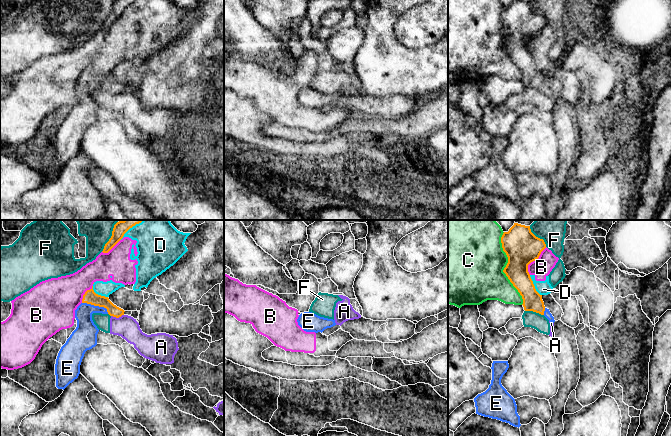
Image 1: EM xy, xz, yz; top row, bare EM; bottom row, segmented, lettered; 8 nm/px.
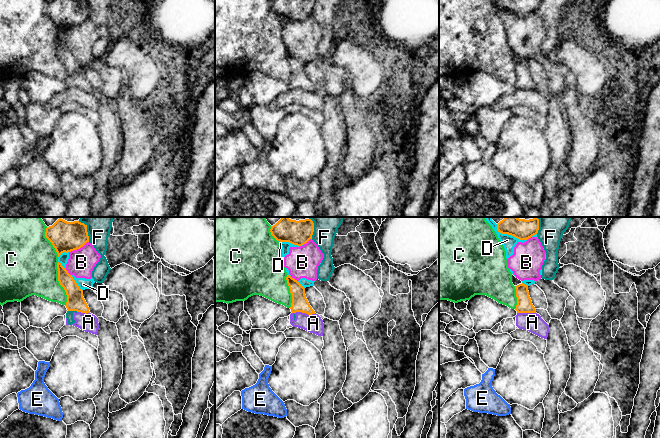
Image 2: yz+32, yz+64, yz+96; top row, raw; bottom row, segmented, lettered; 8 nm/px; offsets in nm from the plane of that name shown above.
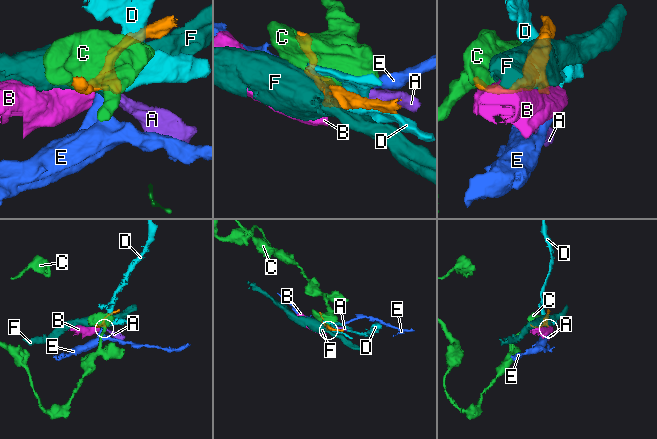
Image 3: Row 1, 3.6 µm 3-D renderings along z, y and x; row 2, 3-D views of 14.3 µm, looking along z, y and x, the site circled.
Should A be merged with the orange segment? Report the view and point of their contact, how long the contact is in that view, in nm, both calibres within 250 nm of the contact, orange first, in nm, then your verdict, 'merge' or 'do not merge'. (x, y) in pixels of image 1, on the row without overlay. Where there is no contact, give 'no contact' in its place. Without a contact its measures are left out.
xy (117, 93) | 110 nm | 100/180 nm | do not merge

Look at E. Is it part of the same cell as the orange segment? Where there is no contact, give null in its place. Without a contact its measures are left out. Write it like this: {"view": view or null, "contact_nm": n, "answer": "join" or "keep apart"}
{"view": "xy", "contact_nm": 240, "answer": "join"}

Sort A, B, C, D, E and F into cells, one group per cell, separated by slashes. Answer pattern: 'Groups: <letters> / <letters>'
Groups: A F / B D / C / E

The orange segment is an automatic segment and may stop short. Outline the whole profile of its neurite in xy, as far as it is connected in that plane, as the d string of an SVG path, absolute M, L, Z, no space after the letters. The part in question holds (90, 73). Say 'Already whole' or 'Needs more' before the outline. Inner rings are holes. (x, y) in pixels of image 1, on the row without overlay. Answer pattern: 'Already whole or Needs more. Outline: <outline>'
Needs more. Outline: M93 62L83 71L82 79L75 86L77 103L61 123L55 140L56 163L65 165L78 154L80 141L87 126L97 121L99 105L92 96L93 89L109 90L119 94L124 86L114 81L108 73L98 71Z

